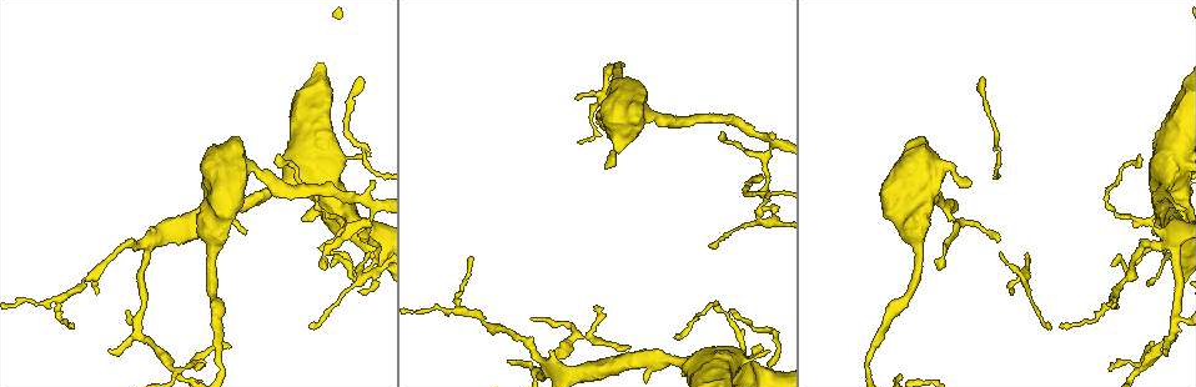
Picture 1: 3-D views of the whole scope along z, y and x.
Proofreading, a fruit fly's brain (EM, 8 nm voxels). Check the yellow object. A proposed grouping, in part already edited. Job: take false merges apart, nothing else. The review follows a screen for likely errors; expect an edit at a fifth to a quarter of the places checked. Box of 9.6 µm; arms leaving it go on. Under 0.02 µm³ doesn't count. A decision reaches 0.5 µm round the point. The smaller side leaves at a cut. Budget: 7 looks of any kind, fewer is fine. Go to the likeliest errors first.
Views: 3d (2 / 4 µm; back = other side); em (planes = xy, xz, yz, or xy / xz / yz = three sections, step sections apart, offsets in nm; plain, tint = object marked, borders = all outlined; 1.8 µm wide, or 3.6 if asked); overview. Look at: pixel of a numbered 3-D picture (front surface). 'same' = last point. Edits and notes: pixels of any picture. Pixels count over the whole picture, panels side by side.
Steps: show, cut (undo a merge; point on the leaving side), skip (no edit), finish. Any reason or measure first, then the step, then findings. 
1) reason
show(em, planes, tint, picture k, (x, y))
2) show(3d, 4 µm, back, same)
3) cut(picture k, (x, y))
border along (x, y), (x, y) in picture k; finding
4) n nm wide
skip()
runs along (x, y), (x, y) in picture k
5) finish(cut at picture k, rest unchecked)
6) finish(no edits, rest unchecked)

abrupt turn
show(3d, 4 µm, picture 1, (136, 319))

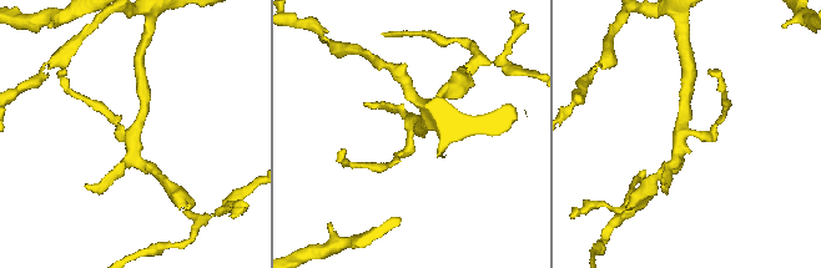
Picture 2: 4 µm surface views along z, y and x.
now the EM
show(em, planes, tint, picture 2, (412, 118))

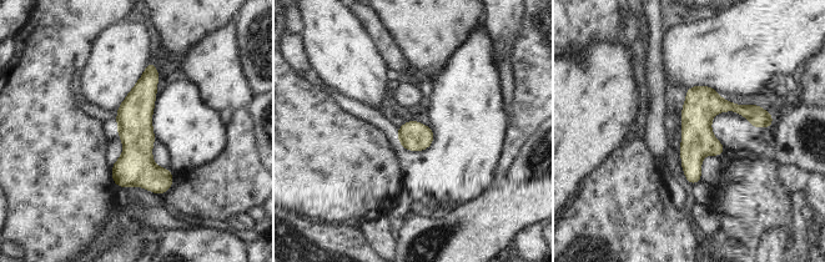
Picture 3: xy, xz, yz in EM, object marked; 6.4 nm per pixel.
skip()
runs along (151, 65), (139, 165), (160, 191) in picture 3; all the same cell

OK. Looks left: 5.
sudden change in width
show(3d, 4 µm, picture 1, (340, 215))

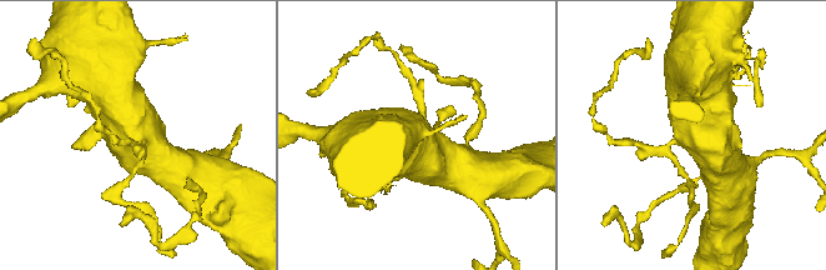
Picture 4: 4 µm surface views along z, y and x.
shape alone is not enough
show(em, 3.6 µm, planes, tint, picture 4, (683, 138))

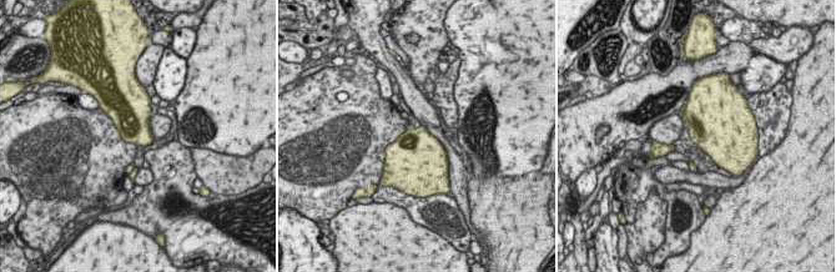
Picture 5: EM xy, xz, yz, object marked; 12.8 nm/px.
skip()
one cell here

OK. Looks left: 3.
thick turns thin
show(3d, 4 µm, back, picture 1, (237, 165))

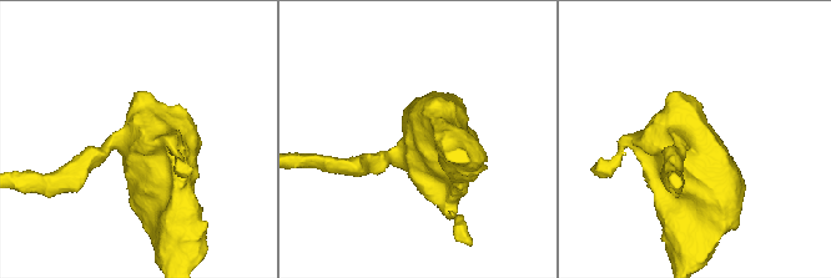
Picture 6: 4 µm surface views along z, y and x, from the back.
show(em, 3.6 µm, planes, tint, picture 6, (141, 138))

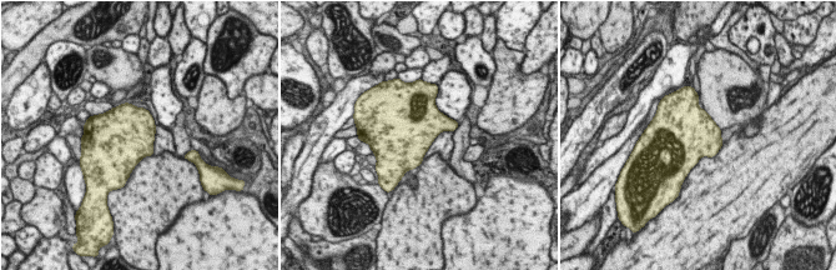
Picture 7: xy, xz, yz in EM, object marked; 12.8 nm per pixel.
skip()
continuous, no second cell

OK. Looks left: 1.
finish(no edits, rest unchecked)

